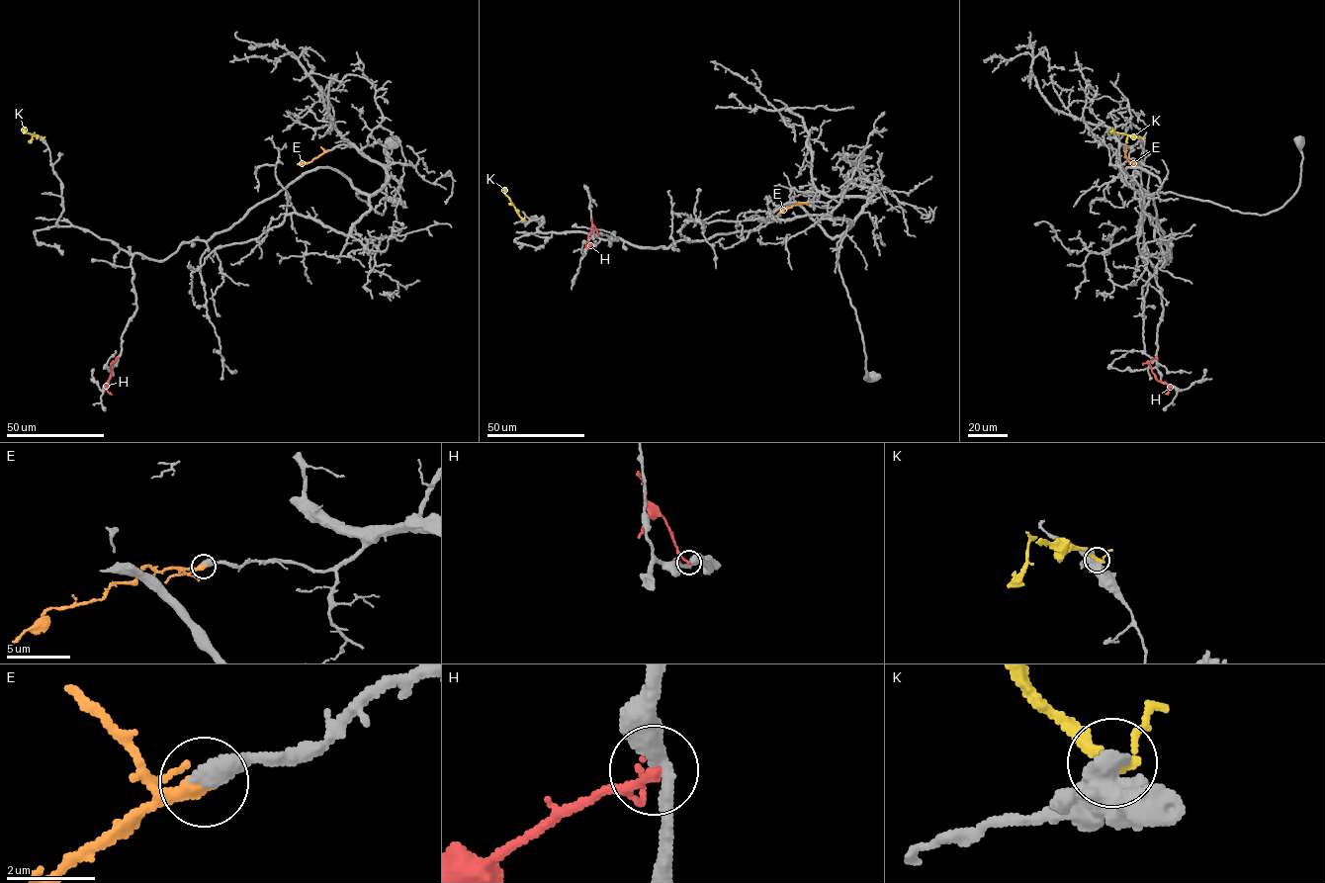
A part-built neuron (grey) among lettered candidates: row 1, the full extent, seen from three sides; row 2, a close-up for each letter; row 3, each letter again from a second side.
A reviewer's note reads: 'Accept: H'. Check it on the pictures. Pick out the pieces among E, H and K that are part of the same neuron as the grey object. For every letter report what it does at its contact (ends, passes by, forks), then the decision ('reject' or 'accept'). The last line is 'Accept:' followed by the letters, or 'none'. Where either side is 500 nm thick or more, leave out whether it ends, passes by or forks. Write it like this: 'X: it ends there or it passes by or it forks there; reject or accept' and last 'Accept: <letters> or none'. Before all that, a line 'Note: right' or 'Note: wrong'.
Note: wrong
E: it passes by; accept
H: it passes by; reject
K: reject
Accept: E

